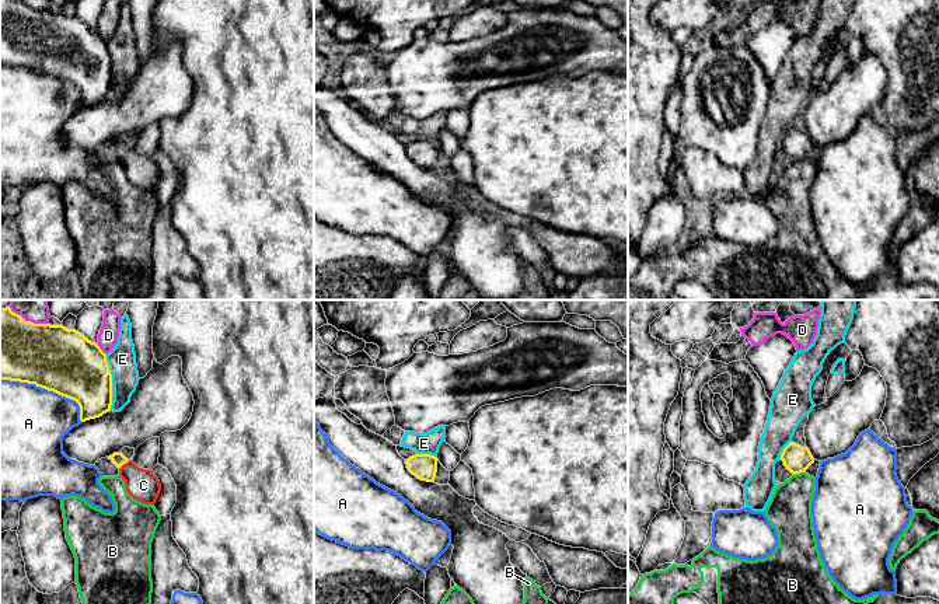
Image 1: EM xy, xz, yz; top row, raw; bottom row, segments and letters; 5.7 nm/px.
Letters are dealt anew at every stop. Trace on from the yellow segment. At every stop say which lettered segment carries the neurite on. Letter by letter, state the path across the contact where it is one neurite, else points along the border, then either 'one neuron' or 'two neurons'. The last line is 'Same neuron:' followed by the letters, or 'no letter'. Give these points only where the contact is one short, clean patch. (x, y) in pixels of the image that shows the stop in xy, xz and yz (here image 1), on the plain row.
A: two neurons
B: along yz (805, 157), (793, 161) | two neurons
C: across xy (118, 145), (124, 149), (143, 171) | one neuron
D: two neurons
E: two neurons
Same neuron: C

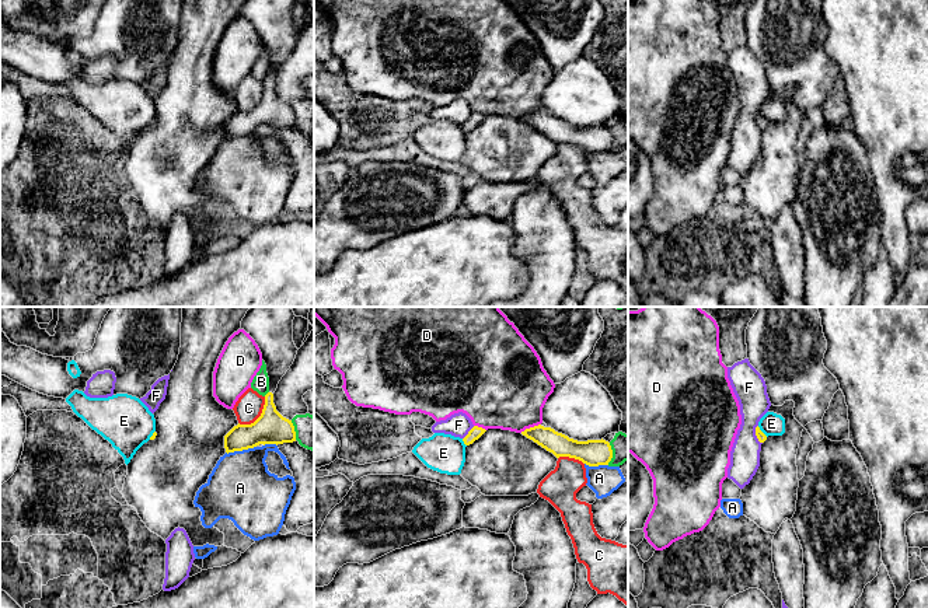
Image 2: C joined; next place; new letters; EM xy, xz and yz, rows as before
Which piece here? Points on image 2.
A: two neurons
B: along xz (610, 129), (611, 146), (607, 150) | two neurons
C: along xy (265, 83), (262, 98), (253, 108), (240, 111) | two neurons
D: along xz (540, 109), (520, 118) | two neurons
E: along xz (461, 125), (466, 132) | two neurons
F: two neurons
Same neuron: no letter

